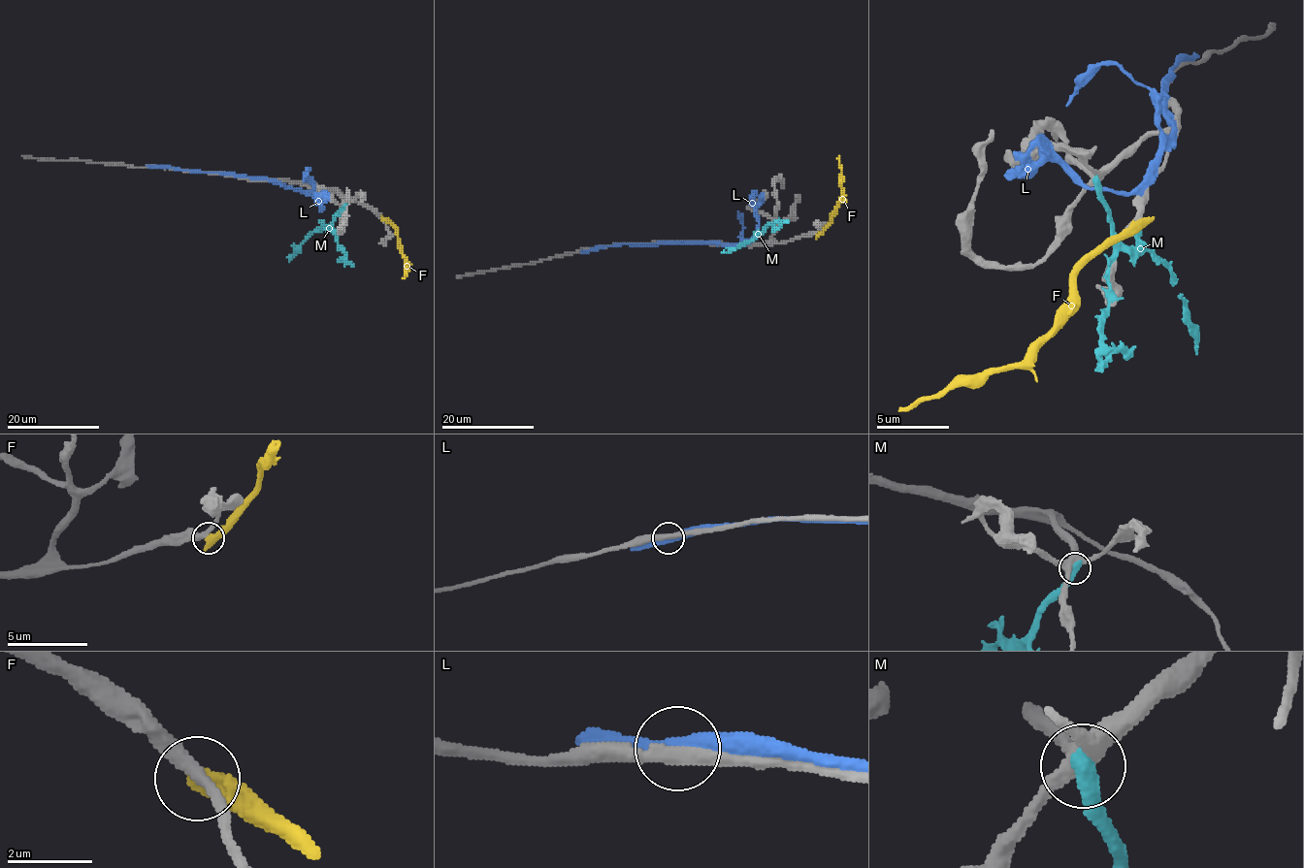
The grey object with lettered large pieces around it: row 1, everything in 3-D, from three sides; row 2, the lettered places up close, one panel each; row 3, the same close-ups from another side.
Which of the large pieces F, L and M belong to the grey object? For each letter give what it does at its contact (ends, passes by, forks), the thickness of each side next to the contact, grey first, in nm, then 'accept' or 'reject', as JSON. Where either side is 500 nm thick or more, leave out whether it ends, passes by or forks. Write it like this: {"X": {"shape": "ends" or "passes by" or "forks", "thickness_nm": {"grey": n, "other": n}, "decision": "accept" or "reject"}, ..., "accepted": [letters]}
{"F": {"thickness_nm": {"grey": 320, "other": 600}, "decision": "reject"}, "L": {"shape": "passes by", "thickness_nm": {"grey": 360, "other": 380}, "decision": "reject"}, "M": {"shape": "ends", "thickness_nm": {"grey": 440, "other": 480}, "decision": "reject"}, "accepted": []}

